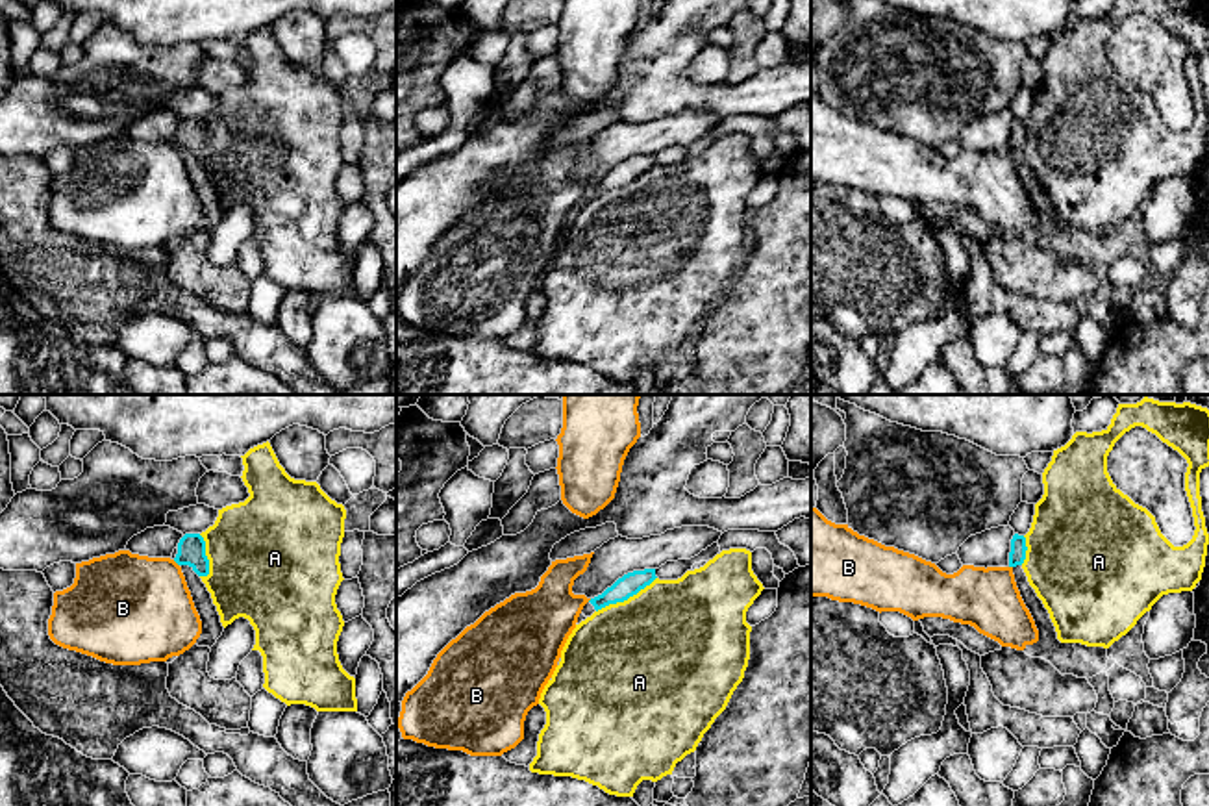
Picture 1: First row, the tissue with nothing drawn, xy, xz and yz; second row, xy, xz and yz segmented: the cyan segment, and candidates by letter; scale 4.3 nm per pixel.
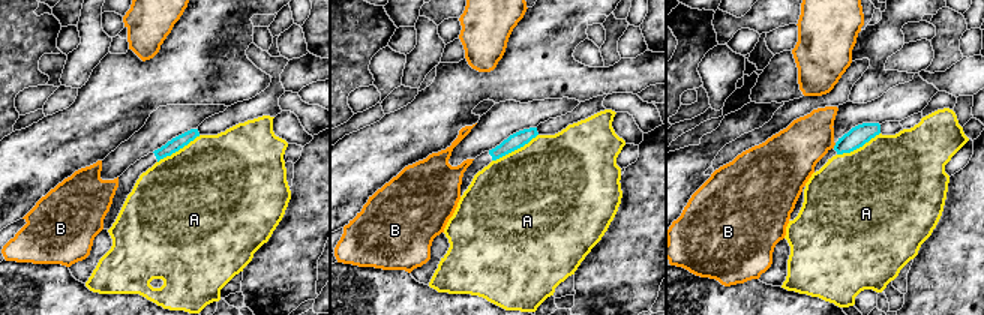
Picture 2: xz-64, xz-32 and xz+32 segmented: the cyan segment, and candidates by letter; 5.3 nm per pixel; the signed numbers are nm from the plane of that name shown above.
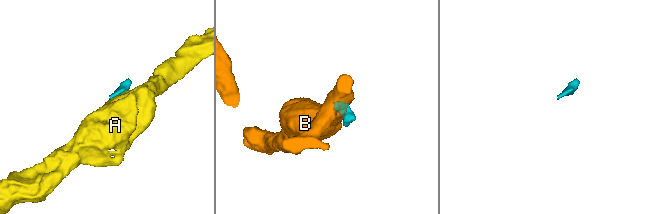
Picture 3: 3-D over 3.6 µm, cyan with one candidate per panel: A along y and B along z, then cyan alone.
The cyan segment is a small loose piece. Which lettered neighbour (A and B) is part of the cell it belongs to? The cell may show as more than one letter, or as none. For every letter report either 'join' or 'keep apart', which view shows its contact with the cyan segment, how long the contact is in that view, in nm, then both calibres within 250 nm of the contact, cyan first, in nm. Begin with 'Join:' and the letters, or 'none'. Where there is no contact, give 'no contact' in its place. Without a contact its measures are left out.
Join: none
A: keep apart; contact in xz; length 300 nm; calibres 100 and 500 nm
B: keep apart; contact in xy; length 40 nm; calibres 130 and 440 nm

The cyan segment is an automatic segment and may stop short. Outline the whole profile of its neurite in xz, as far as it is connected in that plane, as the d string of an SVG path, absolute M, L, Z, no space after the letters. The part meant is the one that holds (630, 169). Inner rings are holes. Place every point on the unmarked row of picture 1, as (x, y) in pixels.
M655 154L628 157L622 163L618 163L611 172L607 172L602 180L591 183L583 191L581 198L585 202L591 202L594 196L609 189L624 187L629 182L637 180L646 170L650 170L655 163L657 163Z

